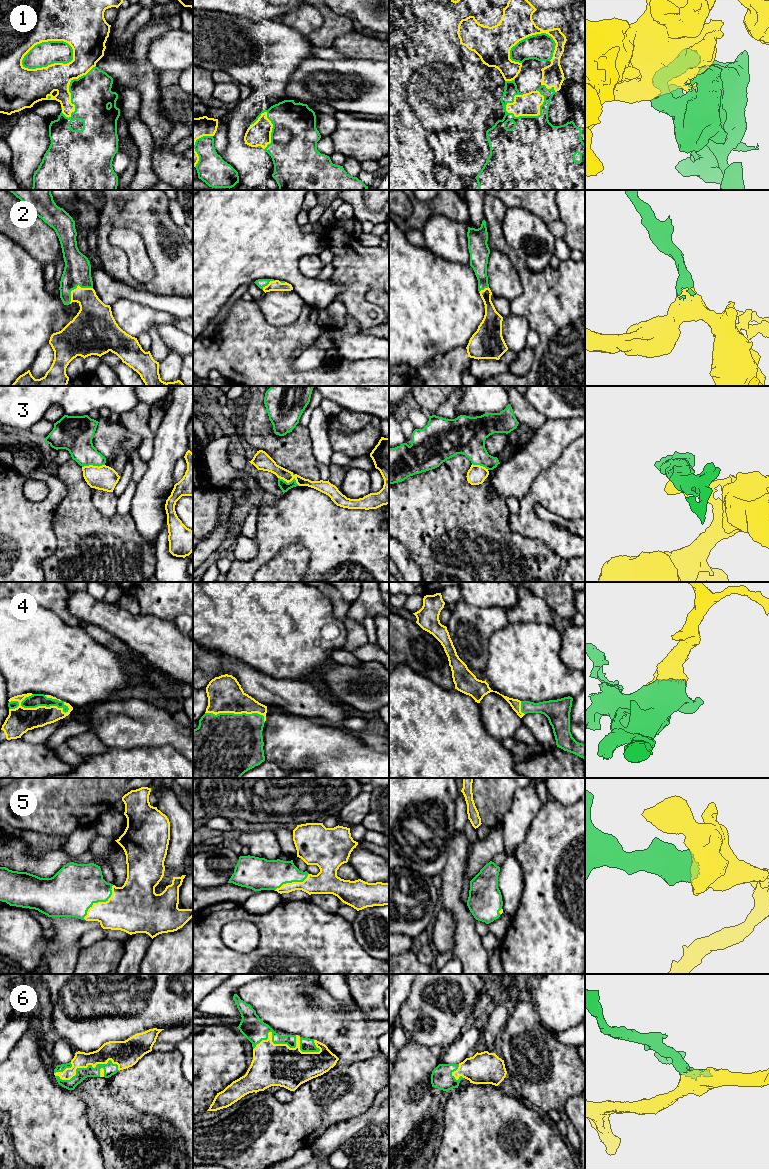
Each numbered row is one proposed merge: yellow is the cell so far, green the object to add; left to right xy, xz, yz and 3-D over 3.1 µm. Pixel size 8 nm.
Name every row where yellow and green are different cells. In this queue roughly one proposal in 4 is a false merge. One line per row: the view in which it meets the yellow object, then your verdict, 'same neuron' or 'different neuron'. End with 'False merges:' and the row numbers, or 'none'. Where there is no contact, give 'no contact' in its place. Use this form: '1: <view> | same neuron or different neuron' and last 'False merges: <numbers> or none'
1: xy | same neuron
2: xy | same neuron
3: xz | different neuron
4: xy | same neuron
5: xy | same neuron
6: xy | same neuron
False merges: 3

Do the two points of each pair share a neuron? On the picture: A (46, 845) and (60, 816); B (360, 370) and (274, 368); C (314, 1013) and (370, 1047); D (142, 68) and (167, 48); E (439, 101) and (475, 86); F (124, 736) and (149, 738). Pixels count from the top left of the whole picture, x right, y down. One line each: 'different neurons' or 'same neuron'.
A: different neurons
B: same neuron
C: same neuron
D: different neurons
E: same neuron
F: same neuron

